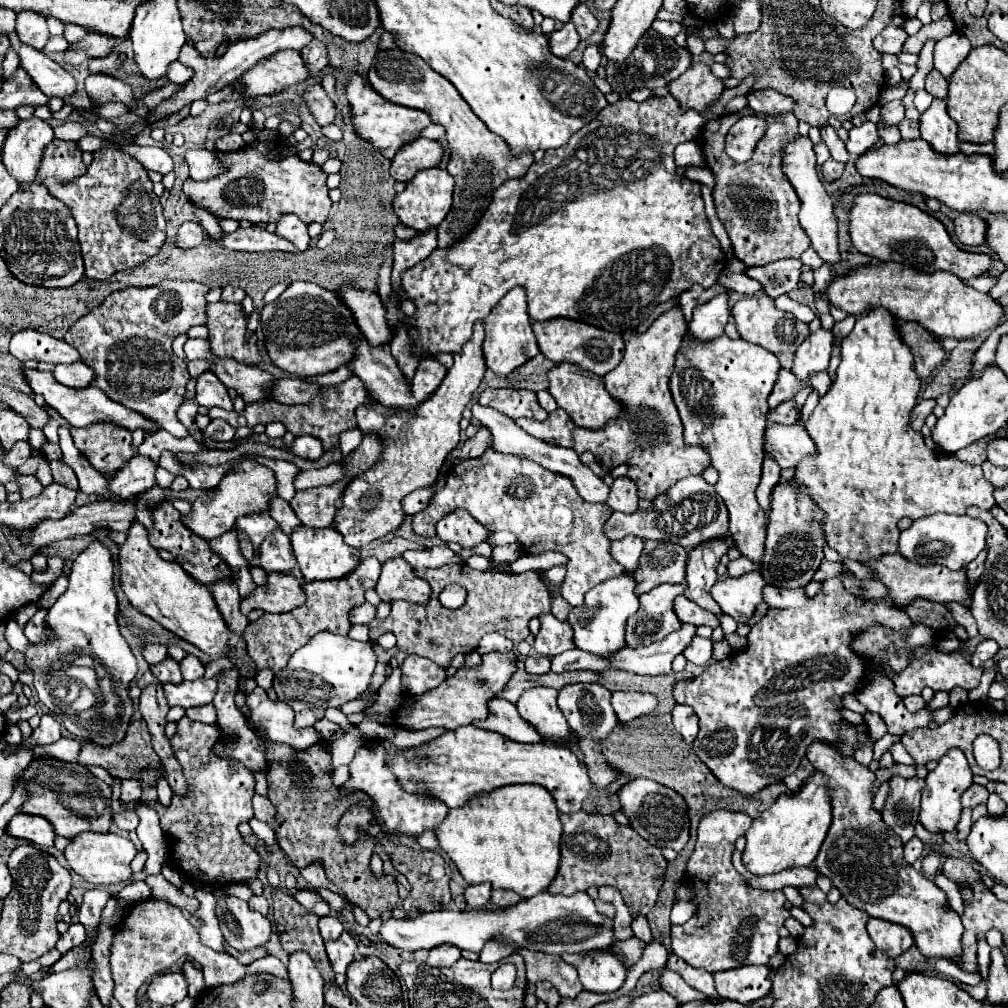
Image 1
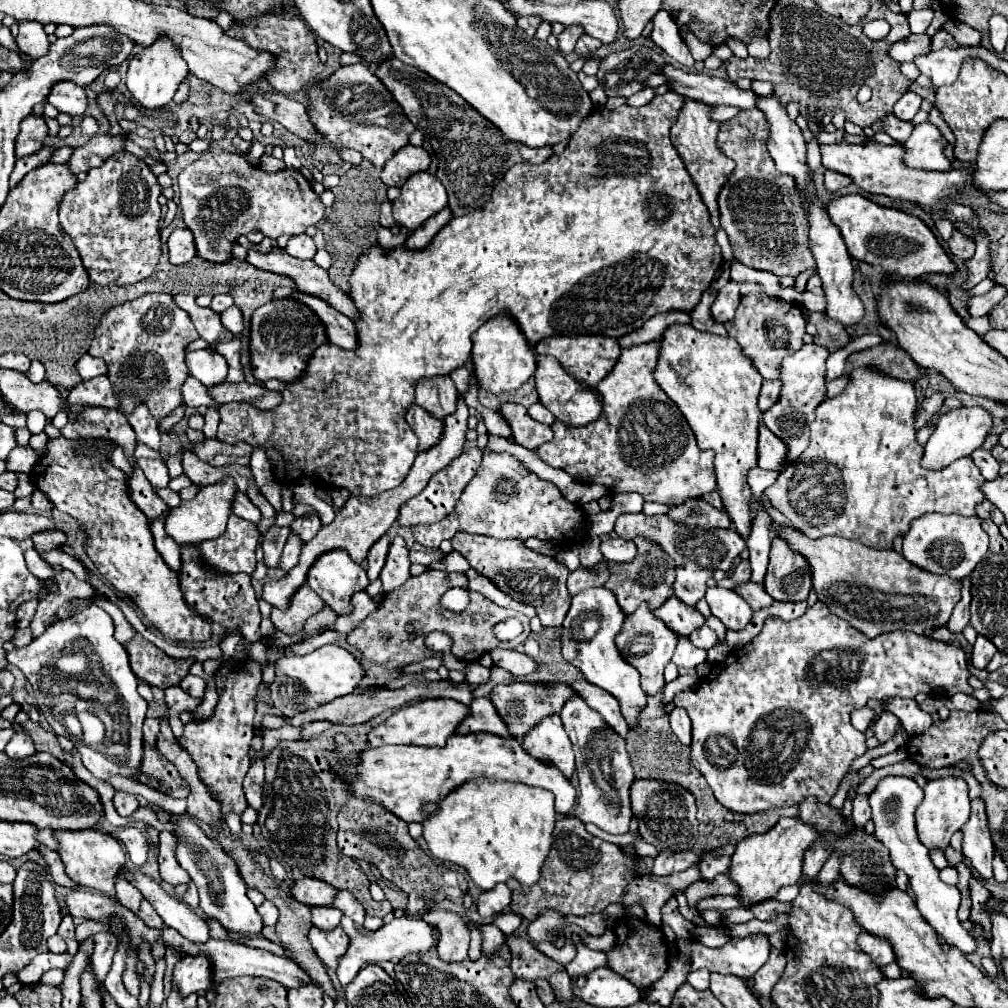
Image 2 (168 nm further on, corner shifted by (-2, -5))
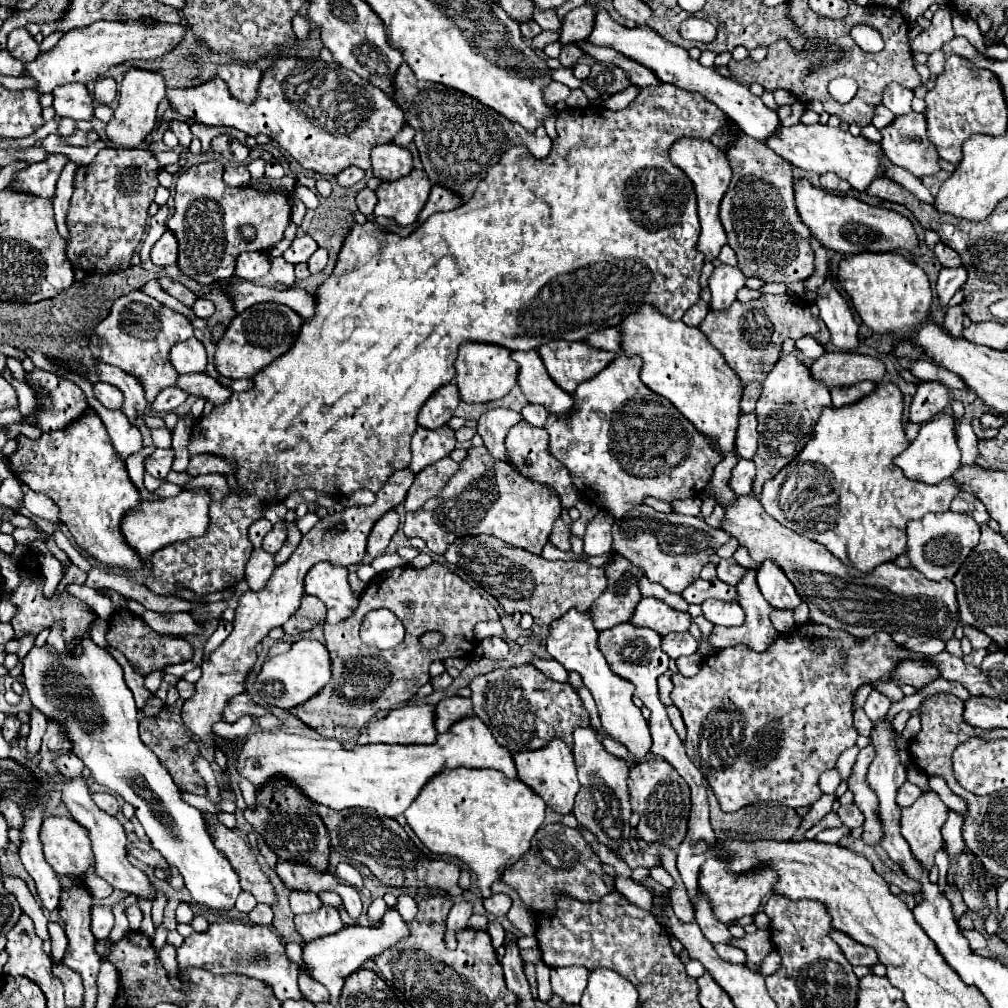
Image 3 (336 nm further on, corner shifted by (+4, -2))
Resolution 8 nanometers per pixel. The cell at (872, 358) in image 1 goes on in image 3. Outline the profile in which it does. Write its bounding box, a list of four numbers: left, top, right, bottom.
[761,383,959,573]

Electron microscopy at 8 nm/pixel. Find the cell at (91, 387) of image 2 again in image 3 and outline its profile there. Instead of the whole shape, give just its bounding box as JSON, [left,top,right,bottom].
[93,383,123,409]

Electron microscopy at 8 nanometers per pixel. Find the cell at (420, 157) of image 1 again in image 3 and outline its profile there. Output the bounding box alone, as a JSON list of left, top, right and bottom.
[371,143,413,181]

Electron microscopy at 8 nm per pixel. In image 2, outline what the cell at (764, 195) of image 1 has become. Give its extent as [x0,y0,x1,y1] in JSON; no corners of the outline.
[717,110,813,276]

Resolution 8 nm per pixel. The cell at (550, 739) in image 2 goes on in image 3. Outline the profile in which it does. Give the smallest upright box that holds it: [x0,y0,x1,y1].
[513,739,579,815]

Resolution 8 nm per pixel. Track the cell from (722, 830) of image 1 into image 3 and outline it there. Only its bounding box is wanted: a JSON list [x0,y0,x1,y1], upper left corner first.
[715,945,745,963]

